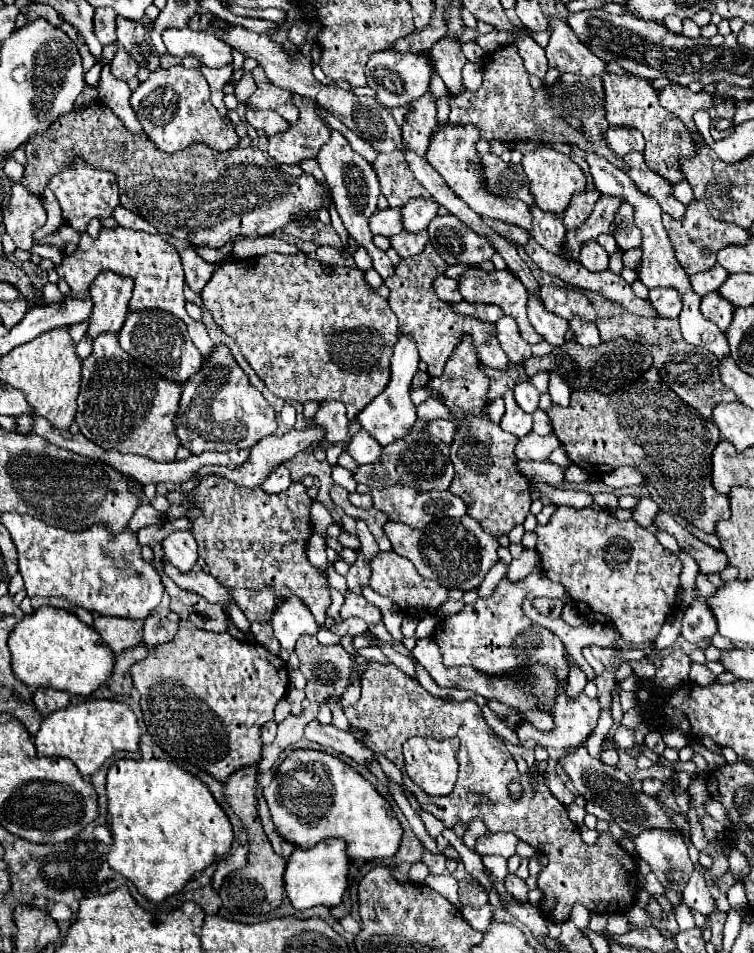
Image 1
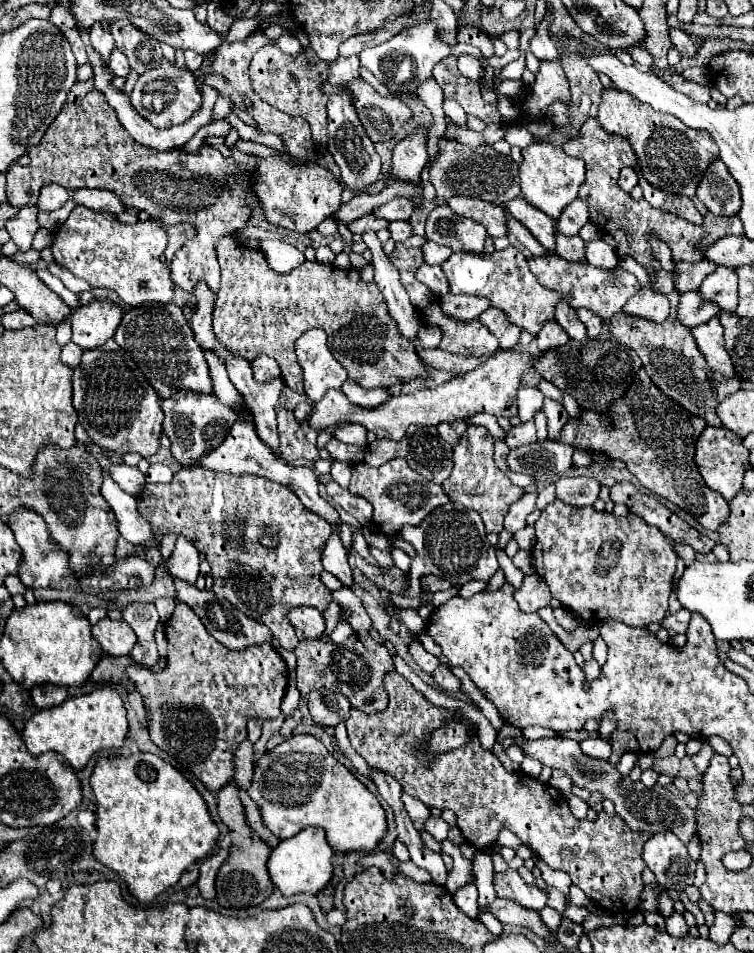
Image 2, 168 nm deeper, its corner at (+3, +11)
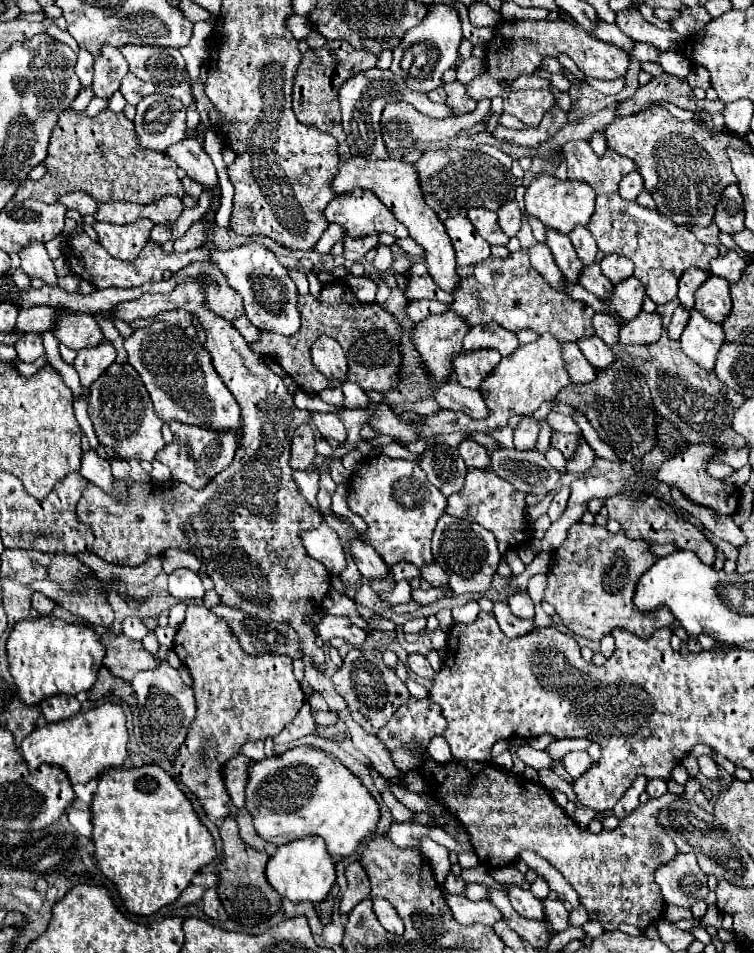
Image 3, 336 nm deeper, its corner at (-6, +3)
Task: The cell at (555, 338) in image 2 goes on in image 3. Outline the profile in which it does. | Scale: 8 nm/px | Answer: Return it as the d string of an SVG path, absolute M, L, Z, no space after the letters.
M564 341L564 363L572 383L592 383L596 379L594 367L584 359L582 351L572 341Z

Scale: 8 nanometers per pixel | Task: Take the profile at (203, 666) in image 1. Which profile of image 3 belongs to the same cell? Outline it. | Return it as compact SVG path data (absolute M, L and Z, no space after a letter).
M188 605L186 619L174 637L174 651L194 679L192 689L198 705L196 719L188 731L188 739L184 741L184 747L174 759L174 773L188 787L188 791L198 797L206 817L212 823L218 823L234 809L232 801L228 799L228 793L224 791L224 783L220 783L220 763L238 755L240 747L248 741L264 741L266 737L278 735L304 705L304 691L292 673L292 659L274 653L260 657L244 653L236 635L232 635L232 629L226 619L214 615L208 607L202 605Z

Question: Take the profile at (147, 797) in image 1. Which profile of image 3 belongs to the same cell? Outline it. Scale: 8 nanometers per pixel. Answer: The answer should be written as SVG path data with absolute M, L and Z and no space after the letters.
M142 765L138 769L106 769L98 777L98 789L92 805L92 841L96 845L96 865L104 877L108 877L126 905L128 913L152 915L160 907L170 905L190 885L194 873L208 865L216 857L214 839L210 831L200 823L188 797L178 789L176 781L158 765Z

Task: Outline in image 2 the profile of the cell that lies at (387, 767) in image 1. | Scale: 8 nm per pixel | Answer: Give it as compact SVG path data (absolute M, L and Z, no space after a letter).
M403 793L403 803L405 803L405 809L407 809L407 813L409 813L415 829L423 831L425 821L431 817L431 811L419 799L415 799L415 797L407 795L407 793Z

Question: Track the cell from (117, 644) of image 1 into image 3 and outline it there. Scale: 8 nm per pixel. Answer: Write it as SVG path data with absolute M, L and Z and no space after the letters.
M104 633L100 637L102 645L106 647L106 657L104 657L104 667L108 667L108 671L114 677L120 677L128 683L132 683L132 677L138 671L146 671L146 669L156 669L158 661L166 657L166 649L160 647L158 649L158 659L144 649L144 645L140 641L128 639L128 637L112 637L110 633Z

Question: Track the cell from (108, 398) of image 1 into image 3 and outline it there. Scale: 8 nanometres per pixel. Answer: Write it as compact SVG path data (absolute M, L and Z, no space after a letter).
M114 363L92 383L92 399L88 401L88 415L94 423L96 435L100 443L114 449L116 455L122 459L136 459L136 461L154 461L156 451L164 447L164 439L160 433L162 421L156 419L152 411L152 401L148 391L142 385L136 369L132 365L118 365Z

